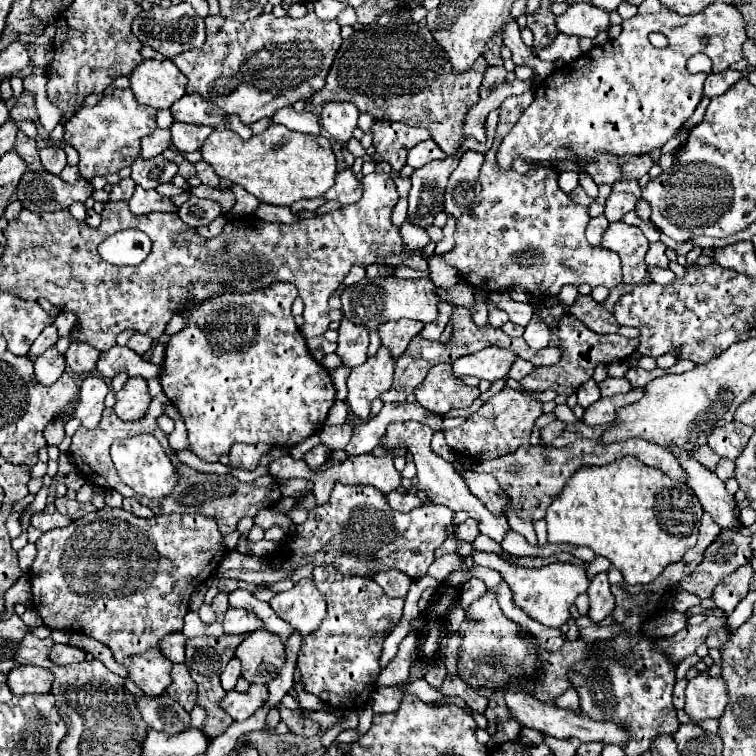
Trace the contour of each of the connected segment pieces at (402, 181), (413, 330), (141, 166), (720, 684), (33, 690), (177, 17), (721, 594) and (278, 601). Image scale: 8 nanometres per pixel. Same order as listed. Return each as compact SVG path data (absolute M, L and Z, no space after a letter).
M392 172L392 180L394 180L394 184L396 184L396 190L398 190L400 198L406 198L411 188L410 178L400 176L400 172Z
M400 320L400 322L386 322L380 326L378 334L382 338L382 346L390 348L392 356L398 358L408 342L418 334L422 332L424 328L424 322L416 322L416 320Z
M162 154L150 160L136 158L132 164L132 180L146 190L156 188L158 184L170 182L176 172L178 172L178 166L174 162L168 162Z
M708 672L698 674L686 686L684 710L694 722L706 718L720 718L728 702L728 690L722 676L710 676Z
M16 666L8 674L8 686L12 694L46 694L50 692L54 682L54 674L40 666Z
M182 2L178 6L170 6L170 8L154 6L154 8L142 12L140 16L134 18L132 32L144 46L152 46L164 58L174 58L186 50L200 48L206 40L204 18L200 18L188 2Z
M740 566L736 572L732 572L724 582L720 582L714 590L714 602L716 608L724 614L732 614L732 610L738 606L738 602L748 594L748 584L752 580L752 566Z
M304 578L292 590L280 592L270 602L272 610L286 620L302 638L314 634L326 616L326 602L314 580Z

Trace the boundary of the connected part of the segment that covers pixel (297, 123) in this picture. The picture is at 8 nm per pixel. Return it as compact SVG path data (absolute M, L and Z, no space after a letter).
M288 106L288 108L278 110L272 120L276 124L284 124L290 130L298 130L298 132L304 132L304 134L320 134L318 118L308 110L296 112L292 106Z

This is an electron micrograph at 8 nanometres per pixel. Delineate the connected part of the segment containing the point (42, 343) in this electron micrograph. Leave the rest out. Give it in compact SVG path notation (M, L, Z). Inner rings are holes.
M48 326L36 340L34 340L34 344L32 344L32 348L30 348L30 356L32 358L36 358L36 356L40 356L42 352L46 352L50 346L54 346L58 342L58 330L56 330L56 326Z

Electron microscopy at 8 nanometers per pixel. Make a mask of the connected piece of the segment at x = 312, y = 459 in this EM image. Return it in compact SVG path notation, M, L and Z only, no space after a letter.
M318 444L318 446L314 446L310 452L306 452L304 454L304 462L312 468L312 470L316 470L316 468L320 468L328 458L330 458L330 448L326 446L326 444Z

